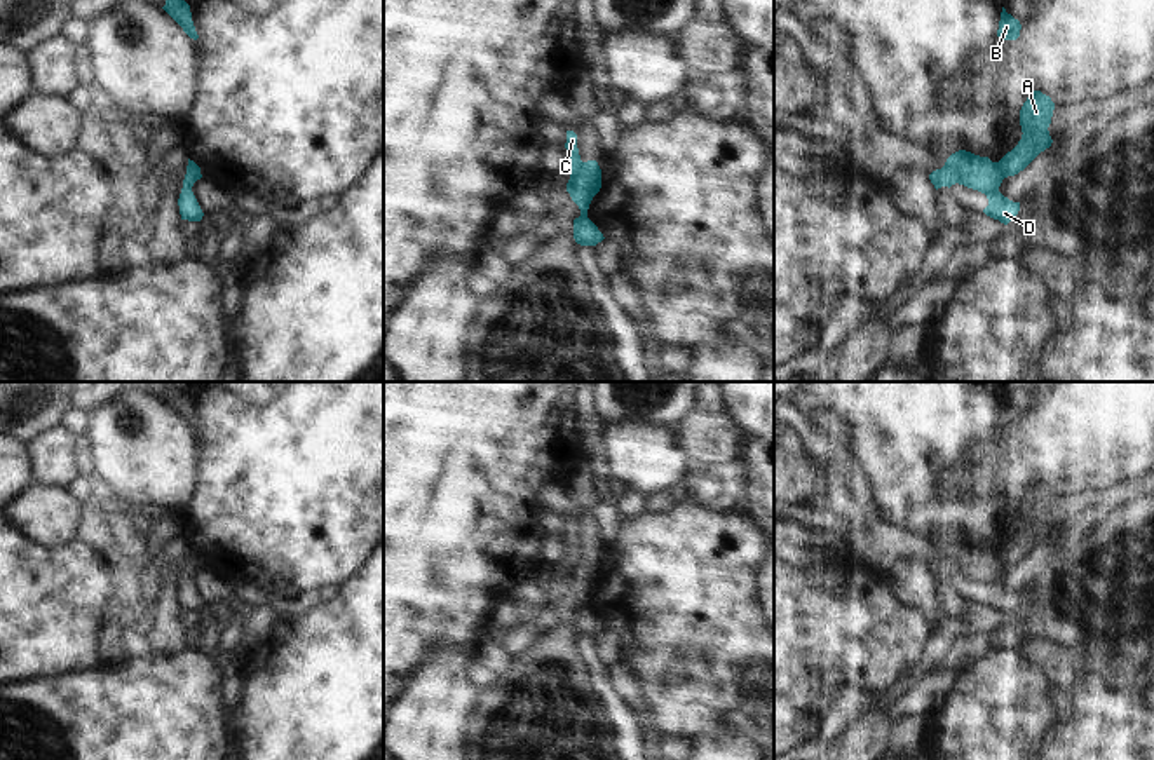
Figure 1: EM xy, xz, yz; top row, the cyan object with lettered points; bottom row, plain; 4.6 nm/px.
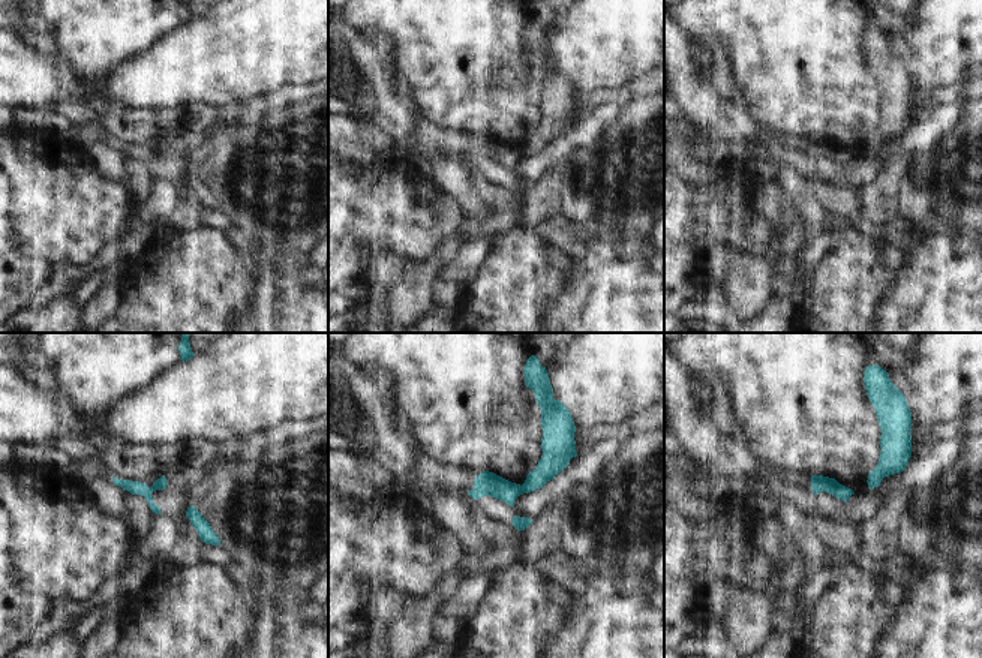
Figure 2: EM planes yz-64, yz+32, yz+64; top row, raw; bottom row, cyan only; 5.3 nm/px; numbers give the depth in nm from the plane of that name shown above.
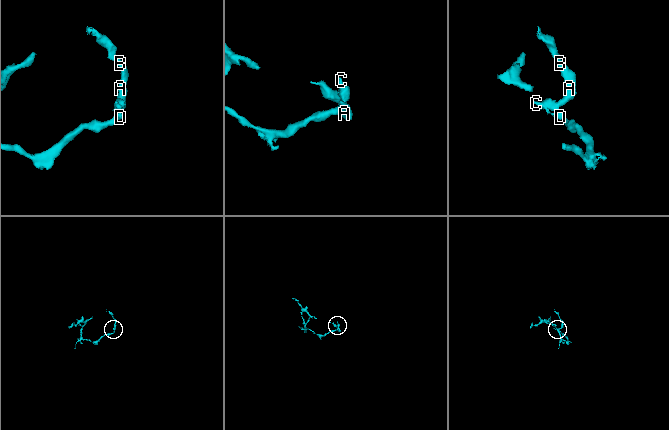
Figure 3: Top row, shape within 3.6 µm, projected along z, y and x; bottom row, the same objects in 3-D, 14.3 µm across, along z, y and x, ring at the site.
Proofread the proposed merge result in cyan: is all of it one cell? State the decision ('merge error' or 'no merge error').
merge error

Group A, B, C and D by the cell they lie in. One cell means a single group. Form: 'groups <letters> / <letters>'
groups A B / C D

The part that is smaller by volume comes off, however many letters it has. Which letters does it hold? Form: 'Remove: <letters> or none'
Remove: A, B

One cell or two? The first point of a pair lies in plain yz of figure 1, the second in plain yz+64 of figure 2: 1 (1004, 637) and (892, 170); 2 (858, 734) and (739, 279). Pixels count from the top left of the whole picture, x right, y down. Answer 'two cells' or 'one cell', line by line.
1: one cell
2: one cell

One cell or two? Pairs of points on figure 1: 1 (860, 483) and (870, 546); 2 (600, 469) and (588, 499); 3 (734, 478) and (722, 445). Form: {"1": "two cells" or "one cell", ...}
{"1": "one cell", "2": "two cells", "3": "two cells"}

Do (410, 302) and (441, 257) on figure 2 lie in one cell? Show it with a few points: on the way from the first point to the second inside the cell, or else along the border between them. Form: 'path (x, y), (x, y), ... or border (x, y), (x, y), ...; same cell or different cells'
path (413, 291), (414, 284), (431, 267); same cell

